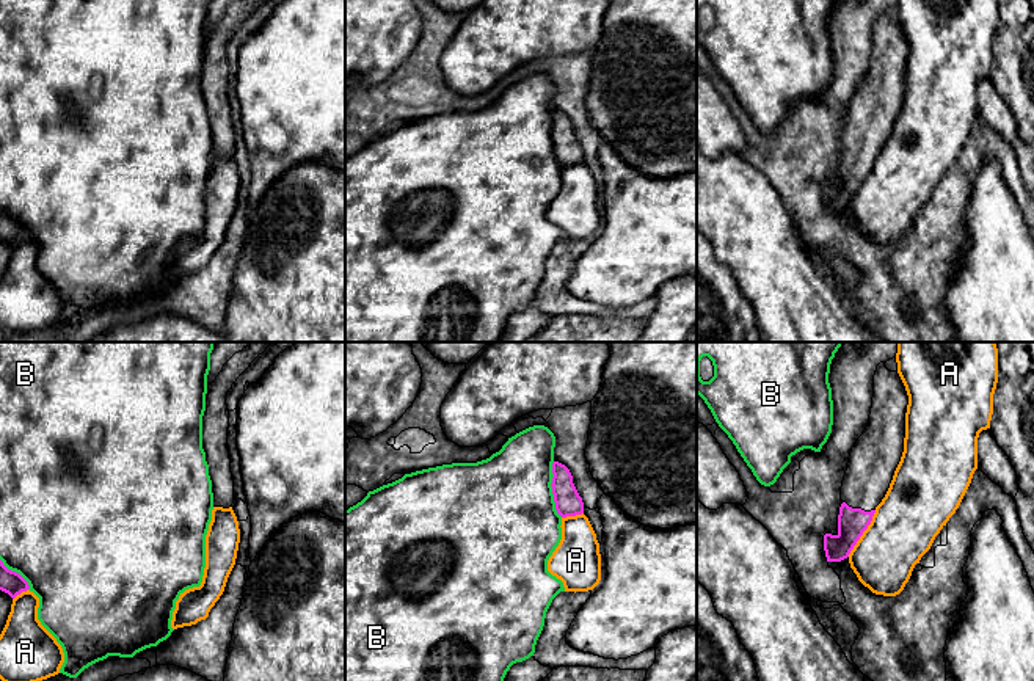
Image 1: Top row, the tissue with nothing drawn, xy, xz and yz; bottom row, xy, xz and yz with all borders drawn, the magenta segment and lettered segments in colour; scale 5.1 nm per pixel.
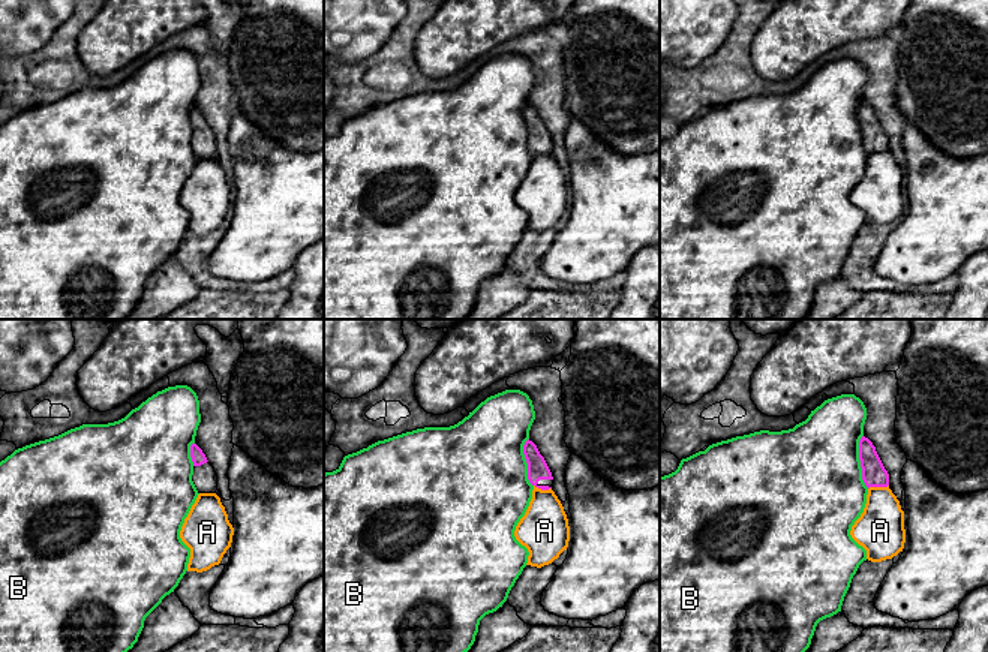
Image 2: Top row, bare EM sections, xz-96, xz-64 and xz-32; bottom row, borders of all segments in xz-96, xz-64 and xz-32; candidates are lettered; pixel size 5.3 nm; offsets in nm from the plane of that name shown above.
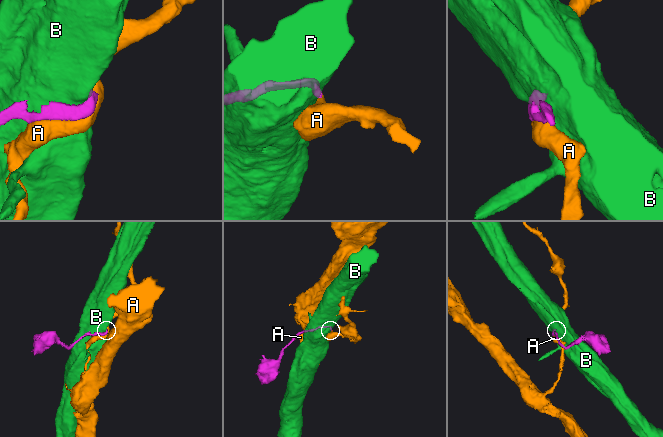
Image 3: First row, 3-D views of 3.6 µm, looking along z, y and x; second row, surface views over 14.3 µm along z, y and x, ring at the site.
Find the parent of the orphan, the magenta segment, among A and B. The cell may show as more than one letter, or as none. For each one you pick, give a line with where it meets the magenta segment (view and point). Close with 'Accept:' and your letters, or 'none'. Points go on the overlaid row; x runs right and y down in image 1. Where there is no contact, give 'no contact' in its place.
Accept: none

